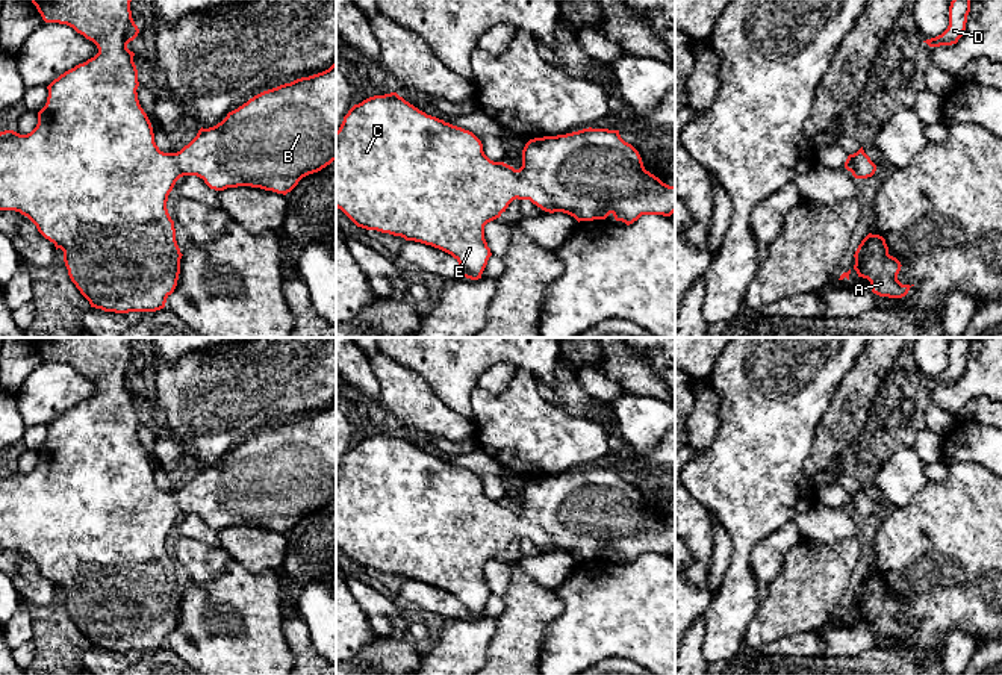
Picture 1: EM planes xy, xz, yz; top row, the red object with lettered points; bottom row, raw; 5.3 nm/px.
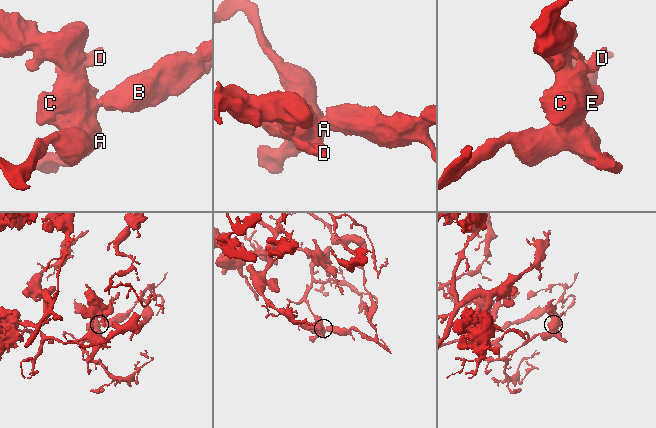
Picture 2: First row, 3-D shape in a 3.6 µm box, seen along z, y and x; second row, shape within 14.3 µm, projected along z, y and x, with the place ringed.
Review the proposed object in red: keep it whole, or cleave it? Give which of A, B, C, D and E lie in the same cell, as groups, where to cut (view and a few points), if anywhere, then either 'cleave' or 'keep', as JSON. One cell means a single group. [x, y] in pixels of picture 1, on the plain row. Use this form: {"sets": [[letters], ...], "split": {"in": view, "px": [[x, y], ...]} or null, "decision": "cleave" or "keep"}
{"sets": [["A", "B", "C", "D", "E"]], "split": null, "decision": "keep"}

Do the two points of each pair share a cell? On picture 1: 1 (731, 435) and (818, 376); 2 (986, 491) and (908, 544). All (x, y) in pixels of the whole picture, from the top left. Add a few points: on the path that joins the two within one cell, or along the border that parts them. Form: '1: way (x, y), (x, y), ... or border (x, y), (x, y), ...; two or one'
1: way (753, 421), (792, 382), (796, 382); one
2: way (966, 510), (933, 544), (928, 544); one

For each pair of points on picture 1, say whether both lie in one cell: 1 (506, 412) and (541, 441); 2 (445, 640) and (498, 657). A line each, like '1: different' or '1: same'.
1: same
2: different

